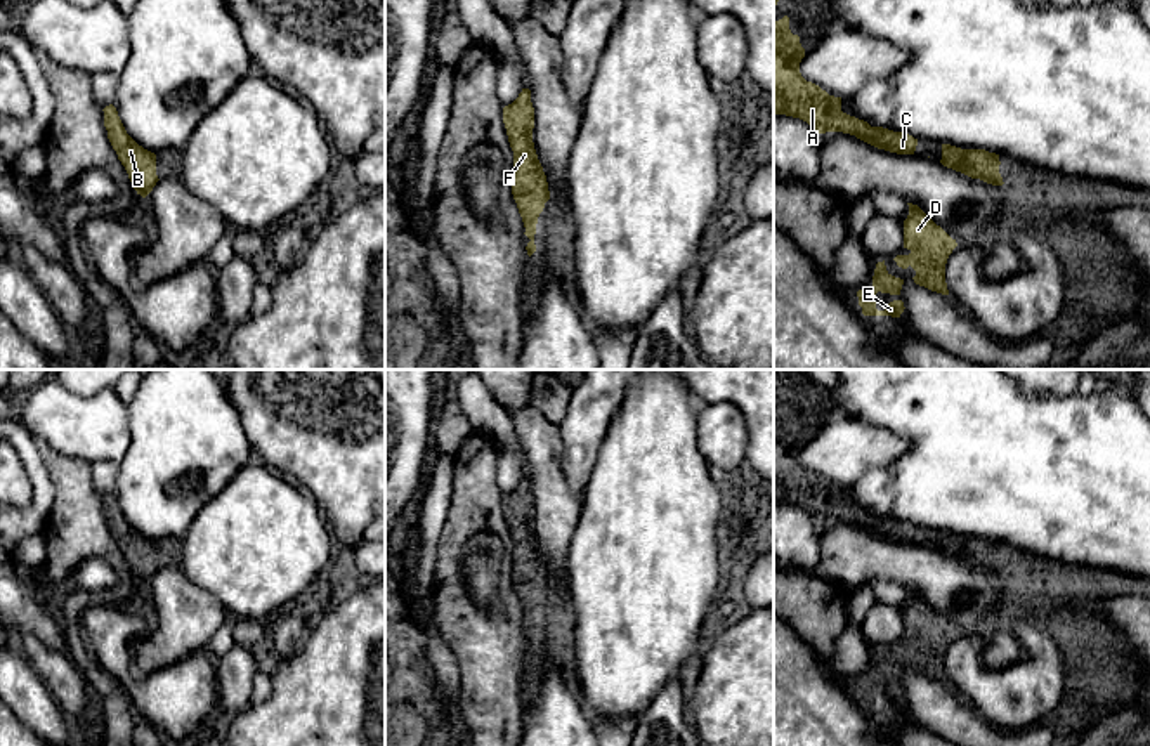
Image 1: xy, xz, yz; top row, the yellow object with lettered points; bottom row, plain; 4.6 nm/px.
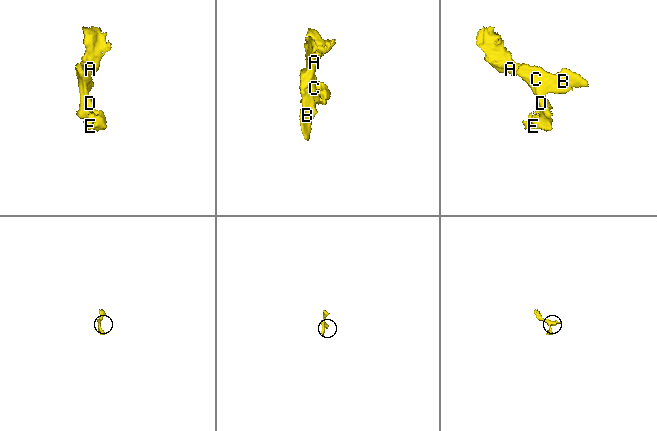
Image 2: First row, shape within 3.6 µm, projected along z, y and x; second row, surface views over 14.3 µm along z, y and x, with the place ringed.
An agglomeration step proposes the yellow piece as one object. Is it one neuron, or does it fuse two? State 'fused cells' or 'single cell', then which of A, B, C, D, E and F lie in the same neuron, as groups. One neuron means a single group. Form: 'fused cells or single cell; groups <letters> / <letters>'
single cell; groups A B C D E F

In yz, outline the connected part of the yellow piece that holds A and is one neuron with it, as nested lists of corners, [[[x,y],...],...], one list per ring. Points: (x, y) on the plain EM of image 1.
[[[789,406],[774,411],[774,501],[800,507],[817,522],[843,520],[890,541],[914,543],[918,527],[905,520],[871,515],[841,500],[841,486],[829,484],[800,461],[805,437],[789,418]]]

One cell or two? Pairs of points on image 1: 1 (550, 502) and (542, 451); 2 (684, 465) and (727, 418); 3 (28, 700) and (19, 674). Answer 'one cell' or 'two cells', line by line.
1: one cell
2: two cells
3: one cell

